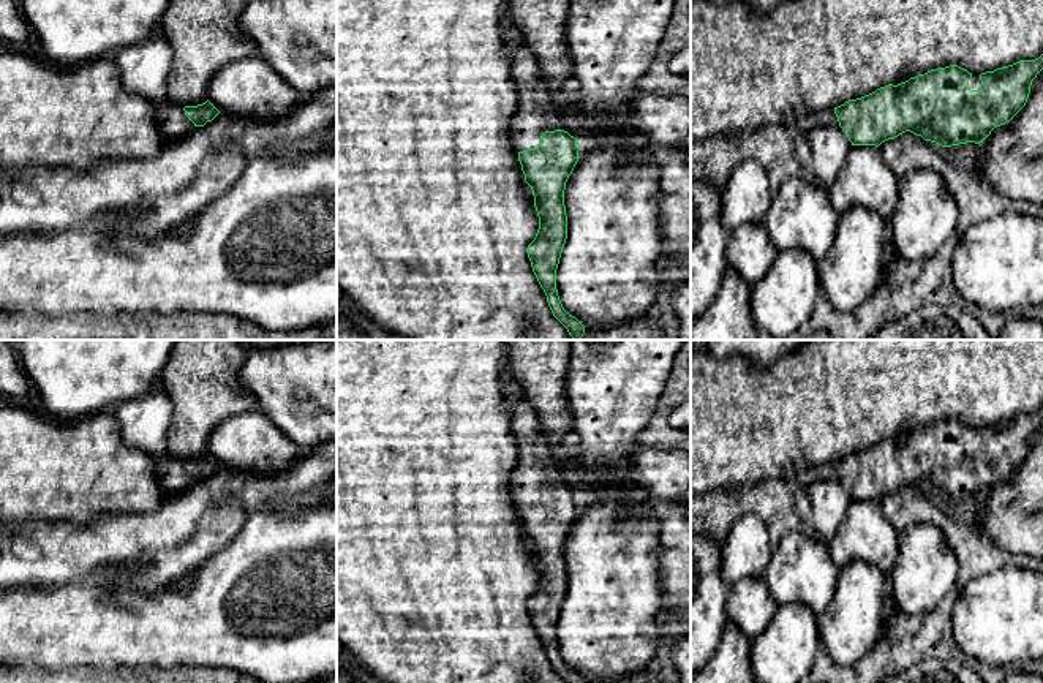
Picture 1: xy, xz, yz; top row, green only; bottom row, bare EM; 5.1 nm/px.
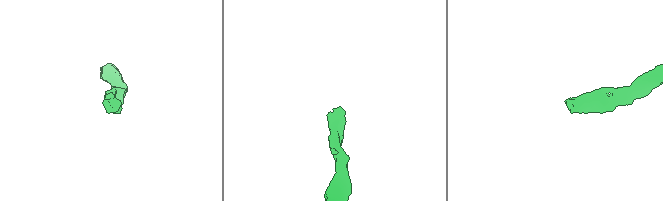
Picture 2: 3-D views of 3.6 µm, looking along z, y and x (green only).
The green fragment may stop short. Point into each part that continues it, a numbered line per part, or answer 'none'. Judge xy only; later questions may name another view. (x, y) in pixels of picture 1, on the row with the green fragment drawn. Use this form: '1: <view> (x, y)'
1: xy (171, 117)

